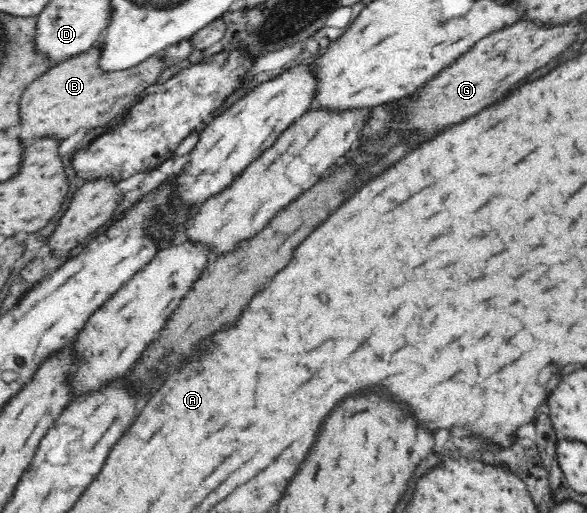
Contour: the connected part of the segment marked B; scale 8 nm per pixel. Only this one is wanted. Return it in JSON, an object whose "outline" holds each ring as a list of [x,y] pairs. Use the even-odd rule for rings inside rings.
{"outline":[[[92,46],[88,51],[52,66],[44,75],[35,79],[18,101],[22,144],[27,139],[56,138],[63,140],[78,129],[102,127],[120,115],[134,99],[156,86],[165,63],[160,55],[152,56],[134,67],[113,72],[100,70],[100,48]]]}

